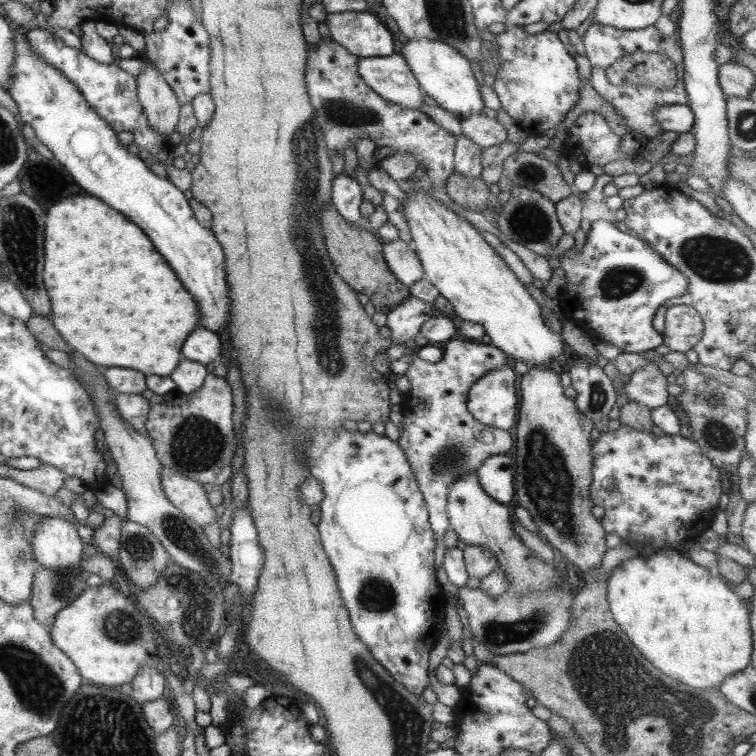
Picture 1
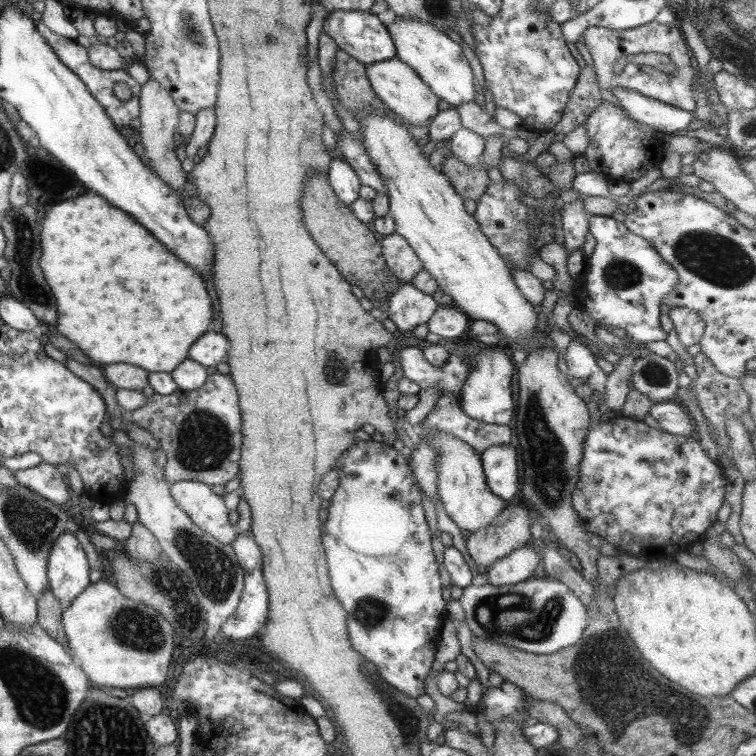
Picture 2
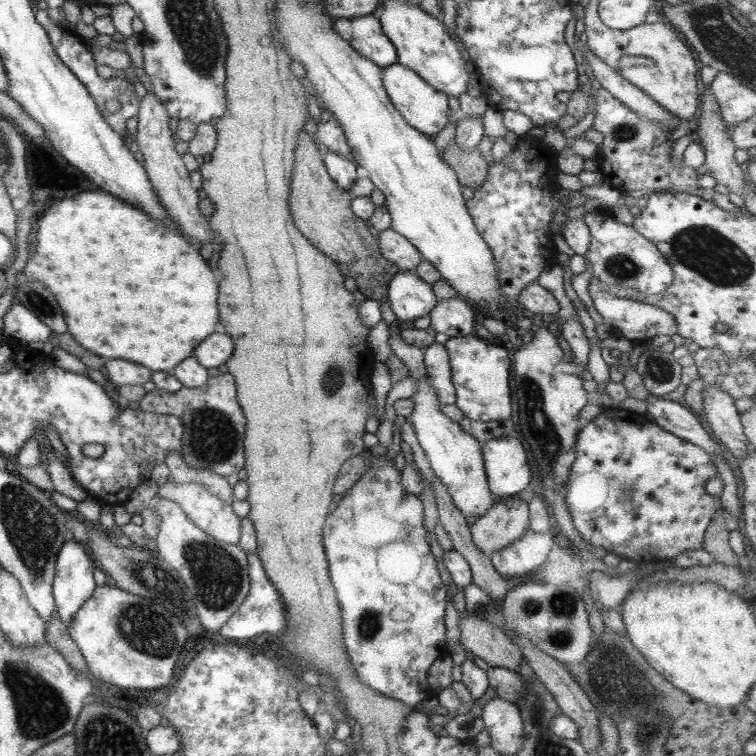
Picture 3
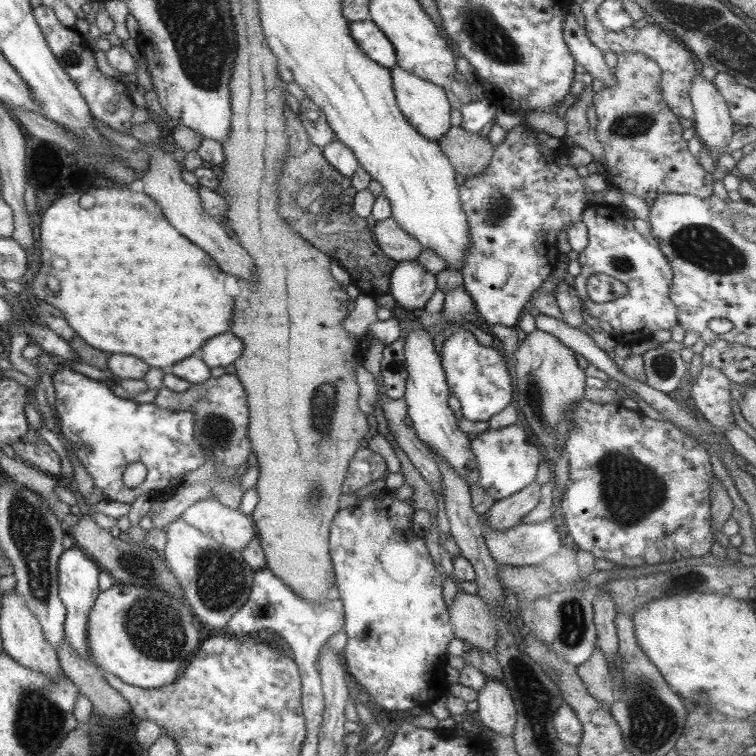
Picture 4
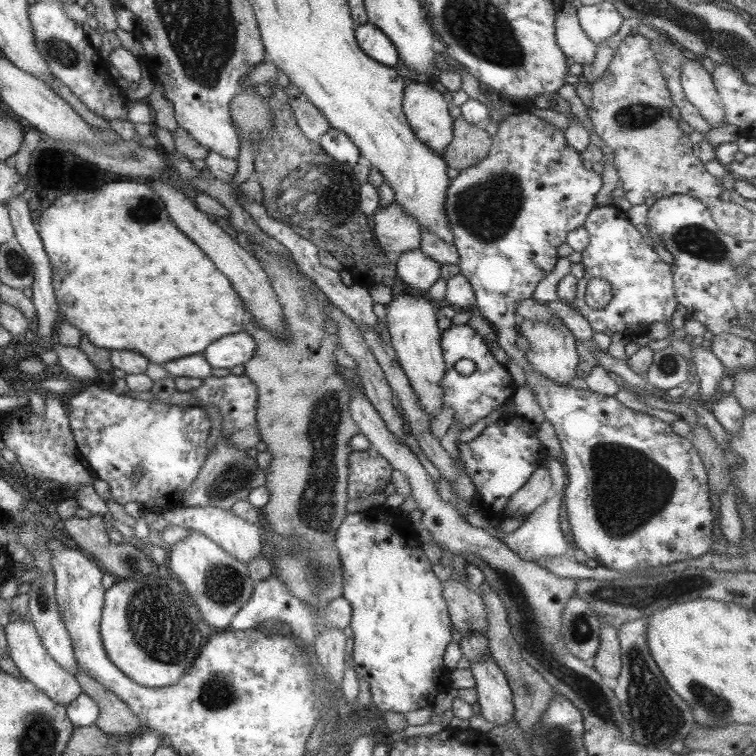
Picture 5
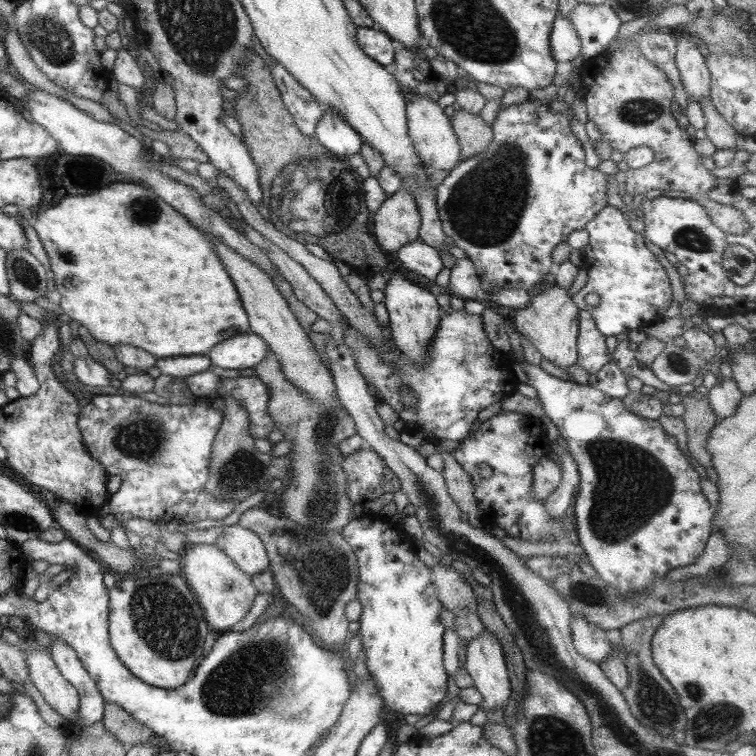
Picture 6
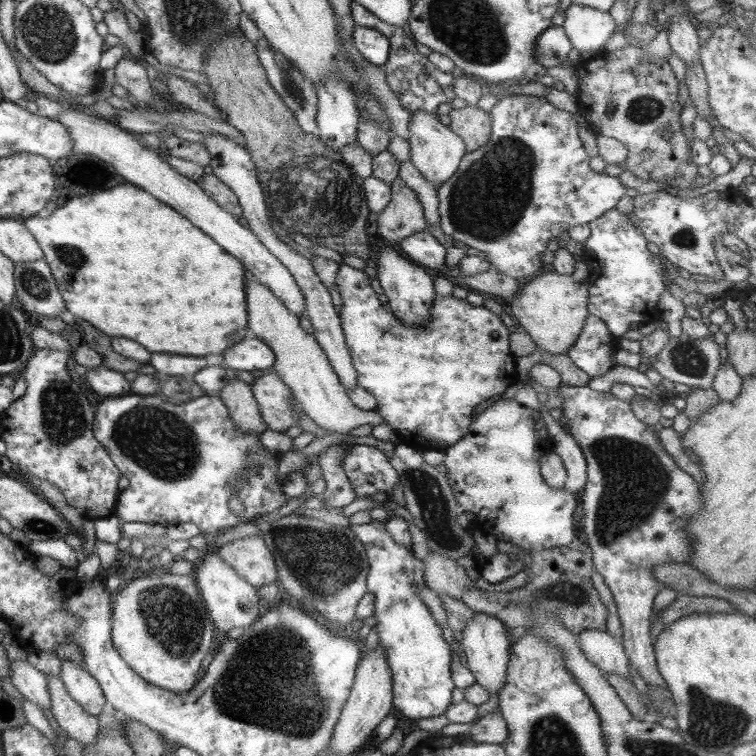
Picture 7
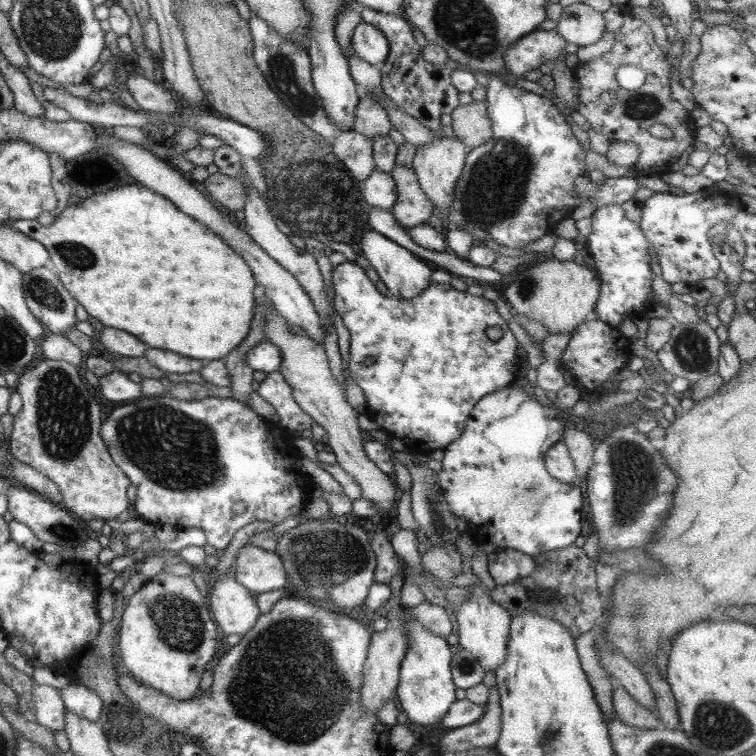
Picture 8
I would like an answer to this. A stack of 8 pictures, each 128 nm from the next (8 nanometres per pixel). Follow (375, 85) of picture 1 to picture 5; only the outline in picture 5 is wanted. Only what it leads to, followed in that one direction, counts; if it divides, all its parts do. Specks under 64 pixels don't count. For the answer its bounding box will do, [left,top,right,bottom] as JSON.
[402,79,452,155]

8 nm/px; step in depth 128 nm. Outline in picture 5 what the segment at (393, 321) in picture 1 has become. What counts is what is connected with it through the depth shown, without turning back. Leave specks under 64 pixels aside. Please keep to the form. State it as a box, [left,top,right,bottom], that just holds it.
[395,249,440,297]

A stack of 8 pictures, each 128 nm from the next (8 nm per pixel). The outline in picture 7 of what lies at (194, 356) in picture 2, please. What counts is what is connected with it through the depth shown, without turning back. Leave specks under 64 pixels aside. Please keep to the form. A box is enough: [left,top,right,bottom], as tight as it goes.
[223,338,274,372]

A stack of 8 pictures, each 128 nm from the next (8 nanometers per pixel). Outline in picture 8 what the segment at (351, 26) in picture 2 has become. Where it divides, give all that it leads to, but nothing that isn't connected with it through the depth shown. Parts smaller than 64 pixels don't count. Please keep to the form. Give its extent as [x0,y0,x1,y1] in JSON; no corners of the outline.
[351,21,387,66]

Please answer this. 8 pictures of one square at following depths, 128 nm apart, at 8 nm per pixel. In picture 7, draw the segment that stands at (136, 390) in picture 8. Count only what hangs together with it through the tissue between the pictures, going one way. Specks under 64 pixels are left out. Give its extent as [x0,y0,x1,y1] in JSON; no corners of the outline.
[83,365,131,398]

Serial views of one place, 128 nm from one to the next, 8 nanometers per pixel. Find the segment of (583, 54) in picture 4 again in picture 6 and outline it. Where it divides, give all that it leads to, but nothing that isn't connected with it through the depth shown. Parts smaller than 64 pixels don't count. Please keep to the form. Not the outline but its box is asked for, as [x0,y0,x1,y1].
[549,14,581,62]

